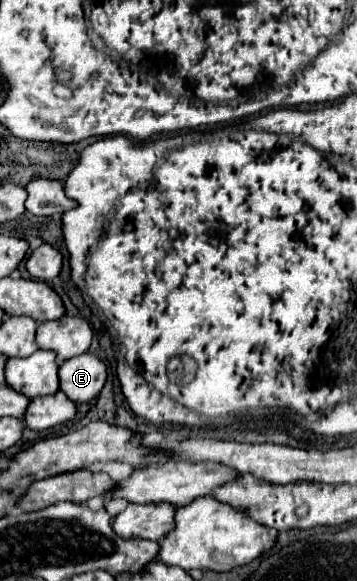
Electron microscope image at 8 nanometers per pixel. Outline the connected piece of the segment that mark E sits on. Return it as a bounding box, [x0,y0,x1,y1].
[60,352,106,402]

